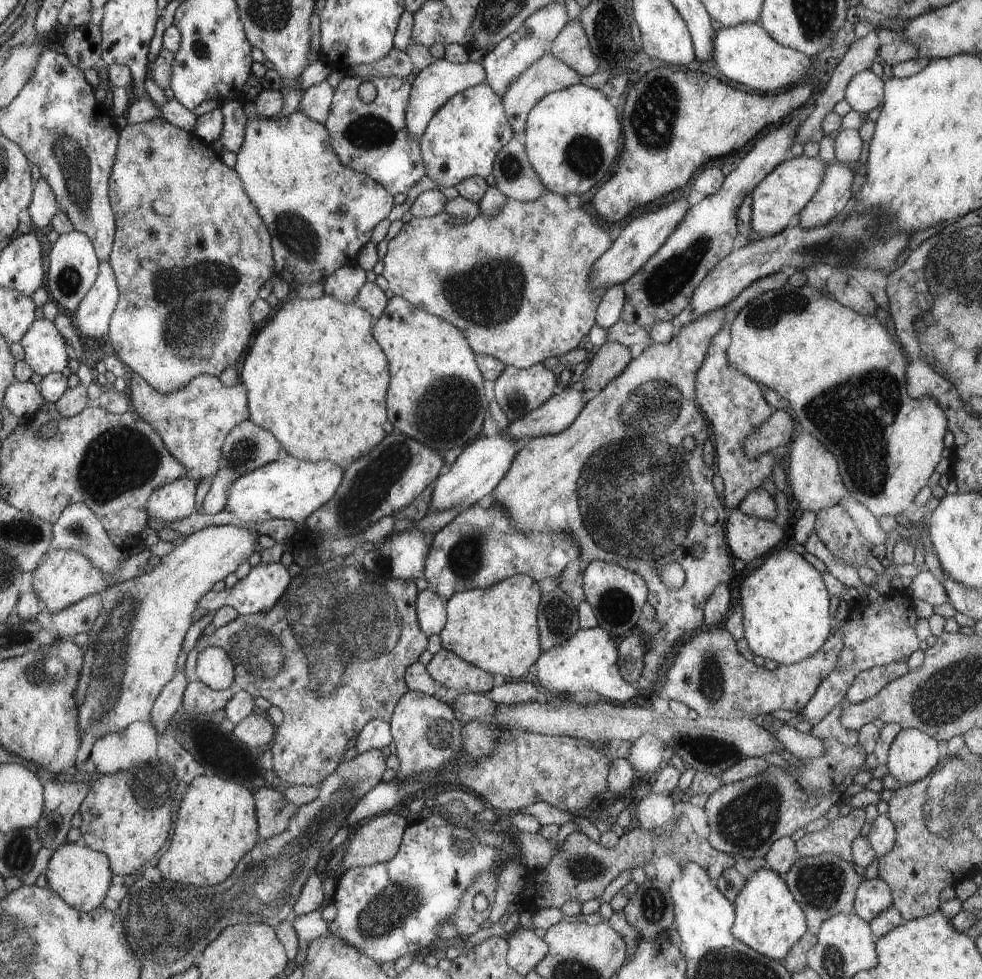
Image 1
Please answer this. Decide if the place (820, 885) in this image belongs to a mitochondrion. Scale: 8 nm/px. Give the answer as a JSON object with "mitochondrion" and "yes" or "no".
{"mitochondrion":"yes"}

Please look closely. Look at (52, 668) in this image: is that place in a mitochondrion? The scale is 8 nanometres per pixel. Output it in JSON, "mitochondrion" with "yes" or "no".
{"mitochondrion":"yes"}

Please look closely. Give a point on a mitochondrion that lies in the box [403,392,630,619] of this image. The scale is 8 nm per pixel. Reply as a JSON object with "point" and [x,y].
{"point":[465,556]}

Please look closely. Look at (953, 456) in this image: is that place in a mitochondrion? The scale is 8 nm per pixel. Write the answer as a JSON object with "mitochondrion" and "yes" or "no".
{"mitochondrion":"no"}

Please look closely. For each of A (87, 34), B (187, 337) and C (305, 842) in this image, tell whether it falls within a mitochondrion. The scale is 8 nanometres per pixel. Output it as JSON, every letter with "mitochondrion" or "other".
{"A":"other","B":"mitochondrion","C":"mitochondrion"}

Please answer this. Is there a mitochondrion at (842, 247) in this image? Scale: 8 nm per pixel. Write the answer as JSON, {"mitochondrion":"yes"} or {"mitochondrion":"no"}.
{"mitochondrion":"yes"}

